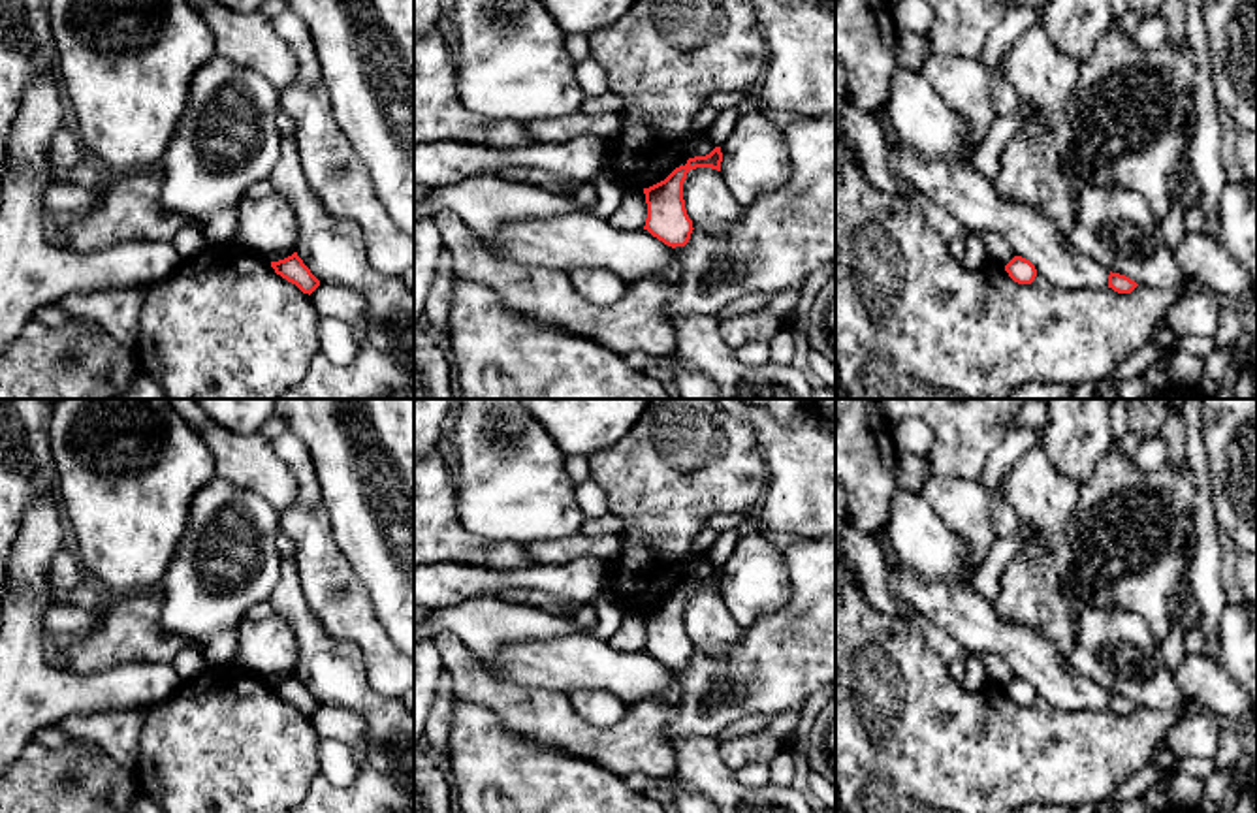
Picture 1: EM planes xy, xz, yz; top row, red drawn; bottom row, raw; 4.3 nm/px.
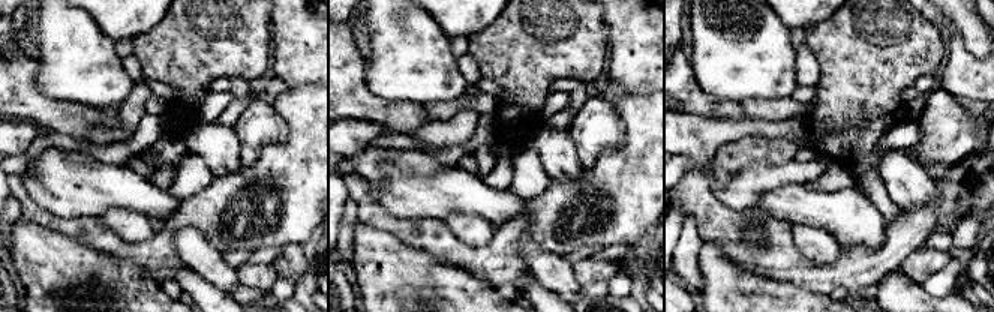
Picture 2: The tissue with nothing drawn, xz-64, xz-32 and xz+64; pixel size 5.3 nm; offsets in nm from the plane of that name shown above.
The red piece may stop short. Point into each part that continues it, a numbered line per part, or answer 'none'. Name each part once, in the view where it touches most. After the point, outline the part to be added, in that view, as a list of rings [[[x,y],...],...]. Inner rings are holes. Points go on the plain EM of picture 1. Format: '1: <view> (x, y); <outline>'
none

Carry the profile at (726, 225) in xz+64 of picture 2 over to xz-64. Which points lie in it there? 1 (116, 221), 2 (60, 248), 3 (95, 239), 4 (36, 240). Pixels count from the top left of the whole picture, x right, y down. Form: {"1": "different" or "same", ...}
{"1": "different", "2": "different", "3": "same", "4": "different"}

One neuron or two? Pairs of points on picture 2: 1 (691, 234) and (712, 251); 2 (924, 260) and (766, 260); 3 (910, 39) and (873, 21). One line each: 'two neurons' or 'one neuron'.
1: two neurons
2: two neurons
3: one neuron

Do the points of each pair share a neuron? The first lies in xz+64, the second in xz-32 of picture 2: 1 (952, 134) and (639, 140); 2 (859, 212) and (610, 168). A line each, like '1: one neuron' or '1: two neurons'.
1: two neurons
2: two neurons

